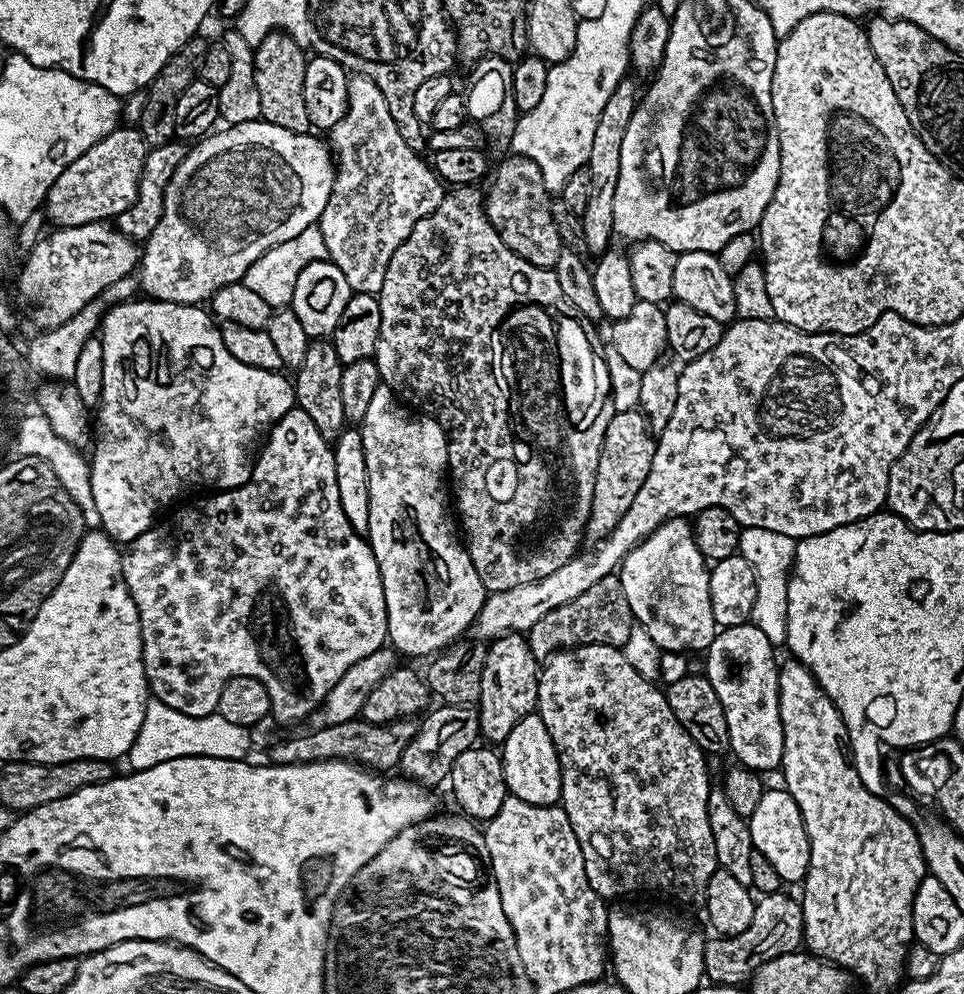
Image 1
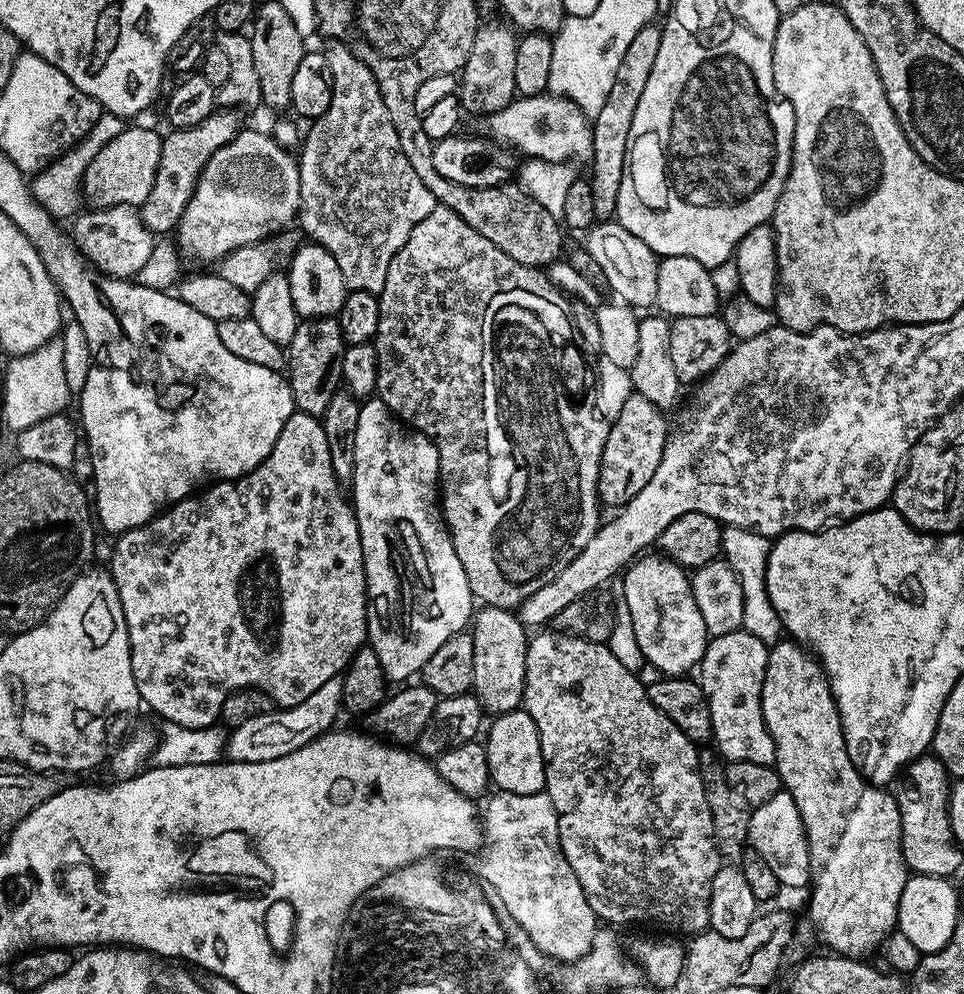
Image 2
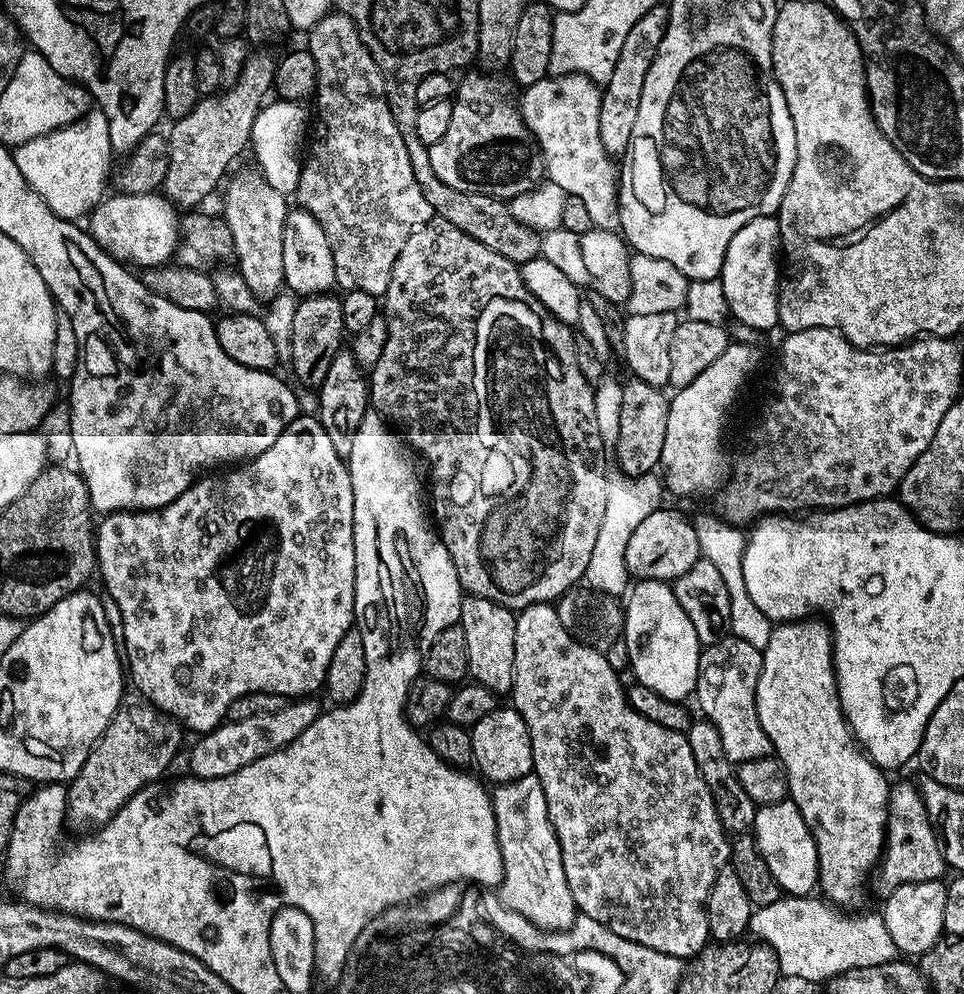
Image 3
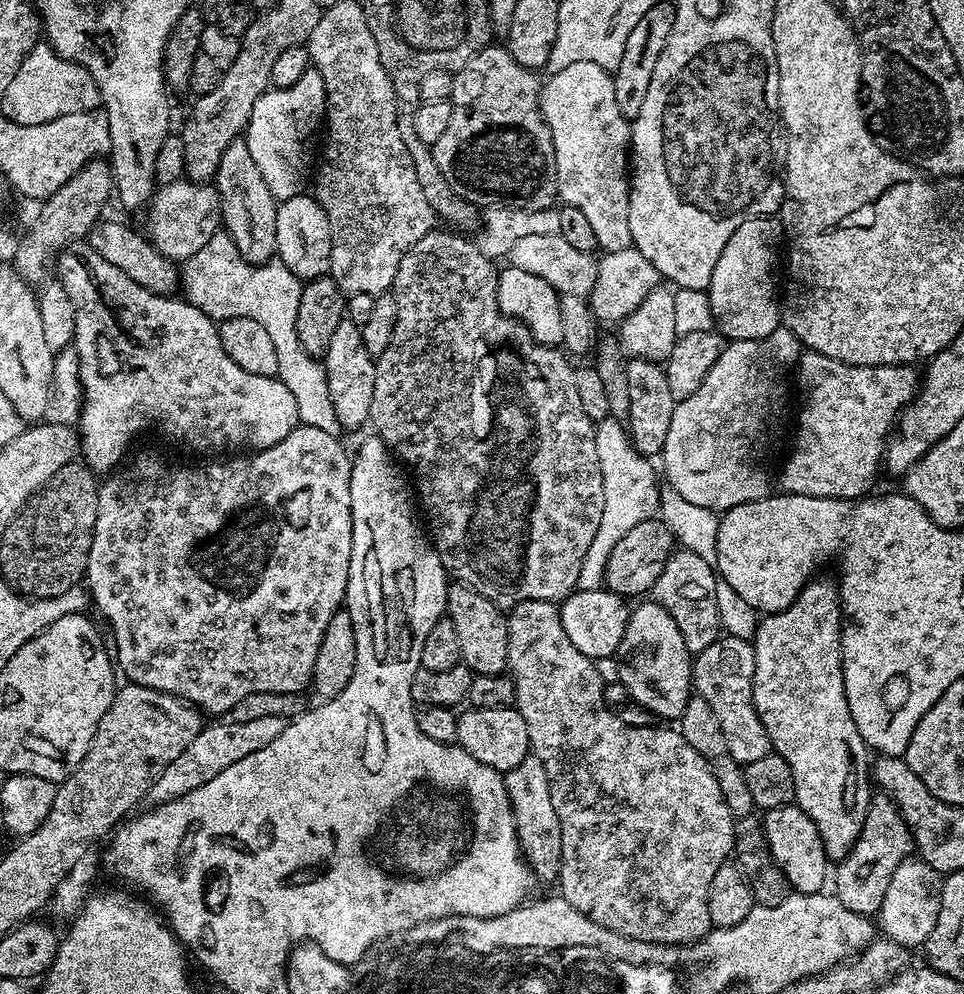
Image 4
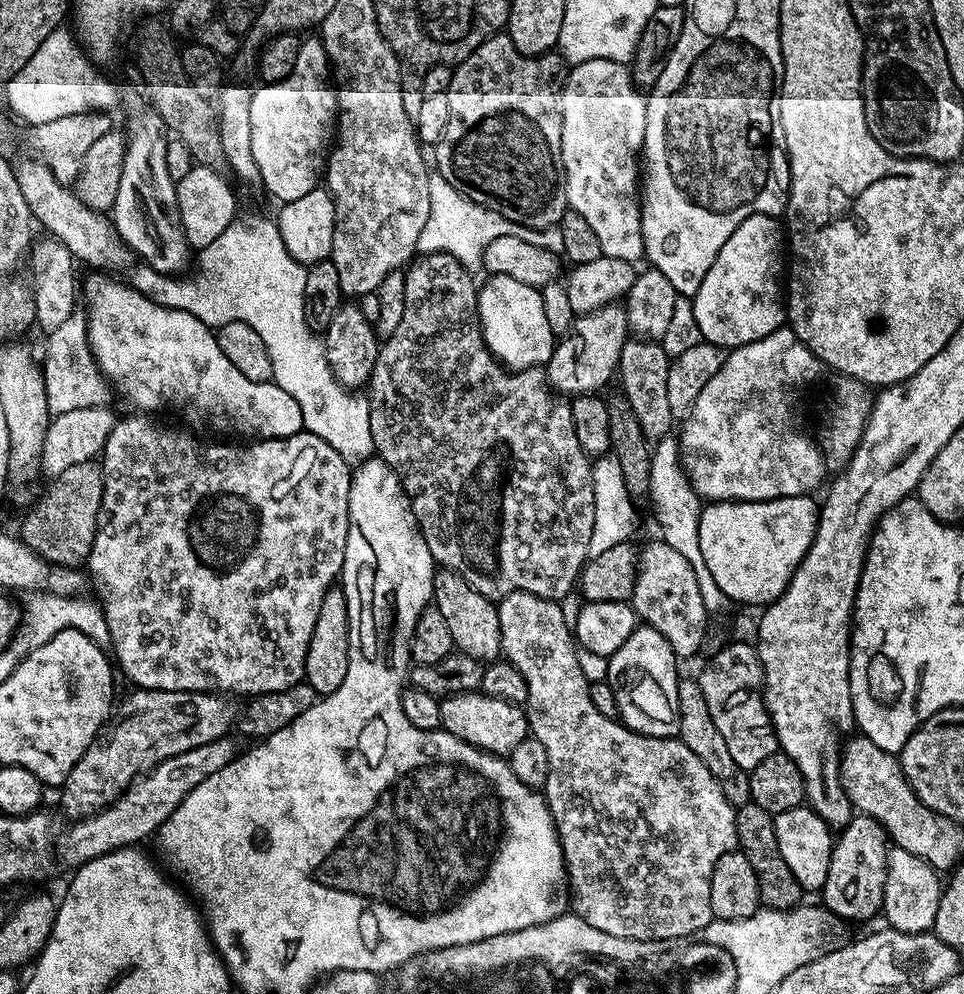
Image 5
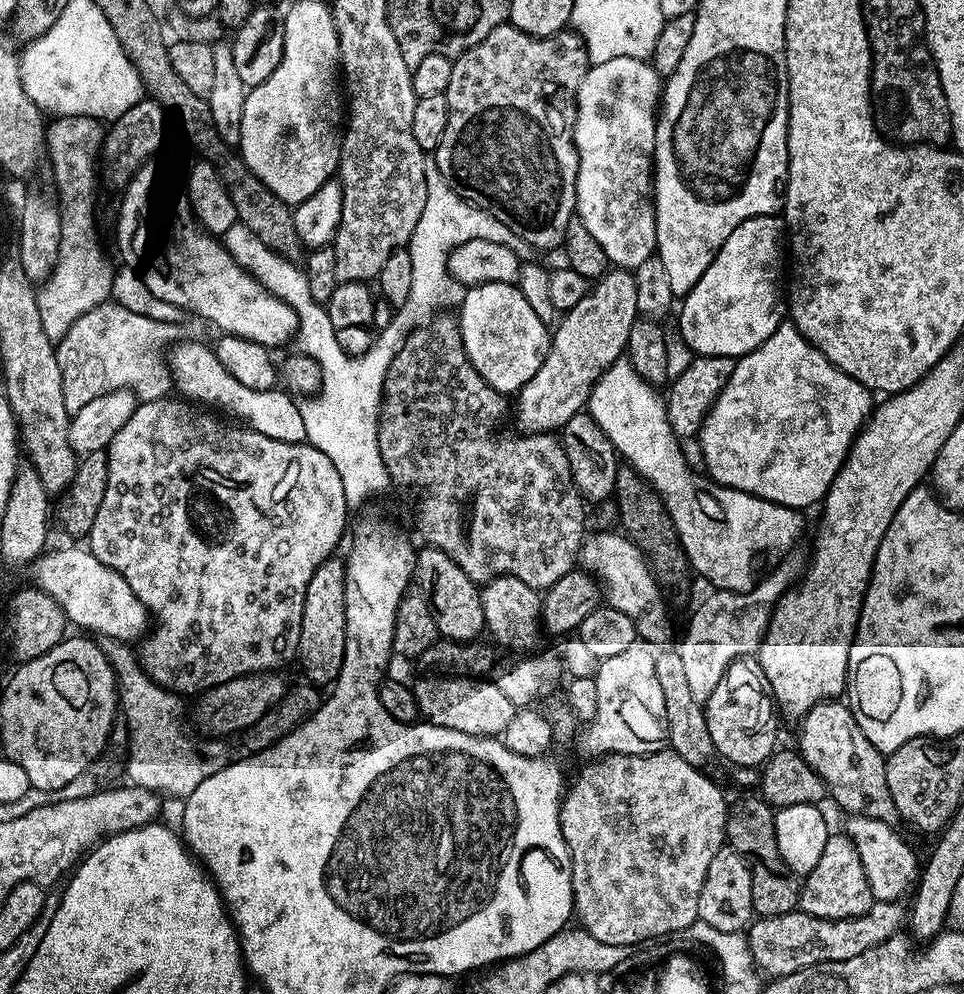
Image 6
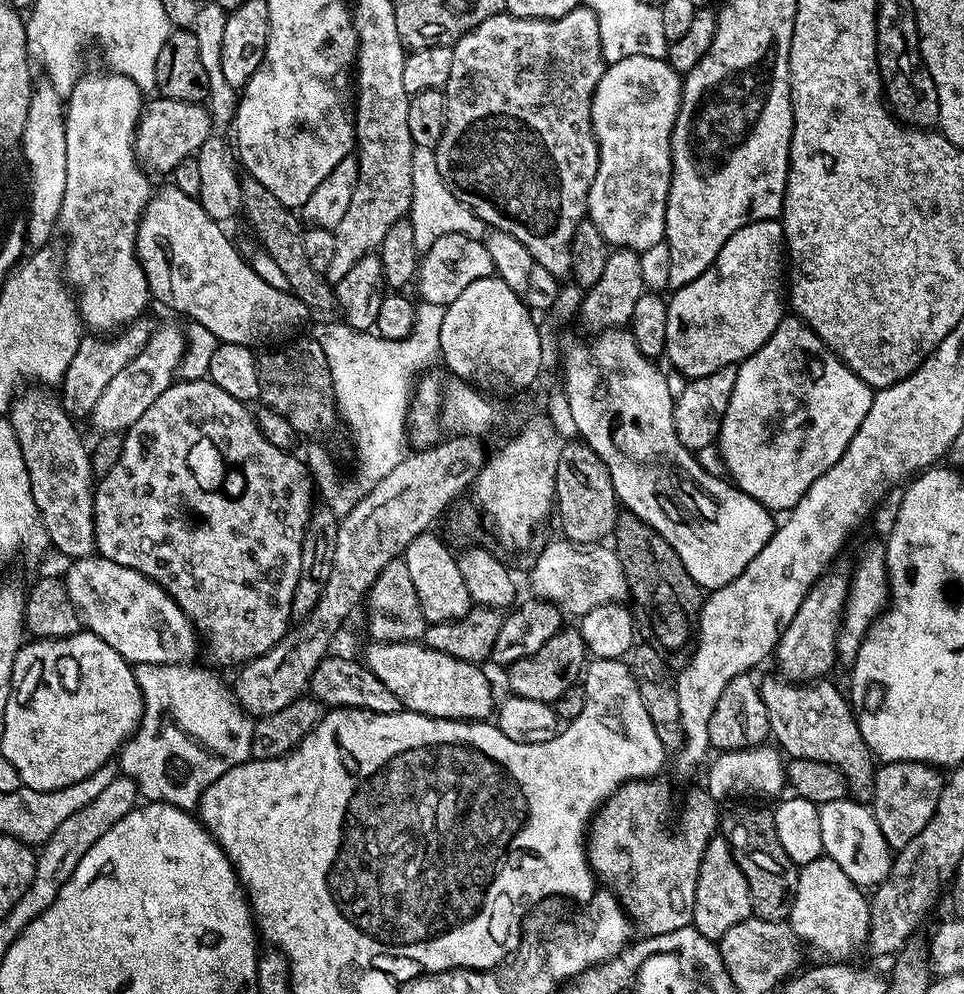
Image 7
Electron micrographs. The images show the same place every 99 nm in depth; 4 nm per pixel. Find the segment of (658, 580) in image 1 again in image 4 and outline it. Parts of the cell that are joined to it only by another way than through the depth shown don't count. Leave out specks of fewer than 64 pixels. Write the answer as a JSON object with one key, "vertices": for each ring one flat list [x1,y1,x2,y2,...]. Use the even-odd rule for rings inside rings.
{"vertices":[[655,602,640,604,631,609,619,650,620,681,632,699,653,714,665,716,665,721,675,721,686,710,686,702,694,685,692,678,693,657,682,638,682,630,674,618]]}

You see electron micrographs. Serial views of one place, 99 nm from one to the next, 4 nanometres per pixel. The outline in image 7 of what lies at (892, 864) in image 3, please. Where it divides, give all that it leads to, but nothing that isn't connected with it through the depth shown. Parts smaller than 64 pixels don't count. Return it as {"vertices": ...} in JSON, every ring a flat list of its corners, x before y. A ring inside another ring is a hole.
{"vertices":[[820,855,818,859,803,865,798,874,798,894,794,894,794,906,790,910,787,923,792,925,794,934,805,945,808,944,816,952,821,952,821,957,832,962,848,962,853,958,859,948,863,949,868,943,870,930,870,910,872,905,865,889,861,888,850,878,846,878,846,870,838,866,829,856]]}

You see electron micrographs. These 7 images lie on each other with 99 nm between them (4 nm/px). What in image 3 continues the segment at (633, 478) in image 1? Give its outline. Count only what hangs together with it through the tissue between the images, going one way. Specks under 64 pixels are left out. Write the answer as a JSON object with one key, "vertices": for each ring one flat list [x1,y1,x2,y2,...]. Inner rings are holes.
{"vertices":[[635,378,623,381,622,410,619,415,619,433,614,456,615,466,628,476,640,476,651,473,660,464,662,442,666,442,666,414,668,413,667,395,659,388,650,386]]}

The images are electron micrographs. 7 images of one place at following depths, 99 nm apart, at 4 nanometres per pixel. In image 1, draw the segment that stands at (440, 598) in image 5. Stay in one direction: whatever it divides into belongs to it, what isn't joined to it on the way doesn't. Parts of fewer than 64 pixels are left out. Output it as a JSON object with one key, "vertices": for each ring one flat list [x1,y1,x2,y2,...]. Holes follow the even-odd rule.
{"vertices":[[509,632,506,636,497,636,495,640,488,644,486,654,486,666,482,670,482,690,480,691,480,702,478,711,480,713,480,736,489,745,503,745,504,740,518,726,526,714,536,711,536,699,538,698,538,661,536,655,530,650,527,639,521,633]]}

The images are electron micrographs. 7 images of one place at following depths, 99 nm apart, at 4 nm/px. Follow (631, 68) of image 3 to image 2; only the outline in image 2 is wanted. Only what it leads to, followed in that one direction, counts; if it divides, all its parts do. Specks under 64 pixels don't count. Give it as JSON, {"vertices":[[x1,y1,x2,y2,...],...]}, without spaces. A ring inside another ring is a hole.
{"vertices":[[651,22,642,26,638,34,631,39,626,54,619,63,618,74,614,74,614,86,610,86,610,95,602,110,591,117,592,126,592,176,590,183,594,190,594,214,597,221,608,222,615,217,618,206,618,190,622,186,622,174,626,166,626,150,630,138,630,125,634,122,634,110,638,110,638,101,642,90,646,90,646,81,650,79,650,70,654,70,654,61,658,59,658,46,662,42,662,28,659,23]]}

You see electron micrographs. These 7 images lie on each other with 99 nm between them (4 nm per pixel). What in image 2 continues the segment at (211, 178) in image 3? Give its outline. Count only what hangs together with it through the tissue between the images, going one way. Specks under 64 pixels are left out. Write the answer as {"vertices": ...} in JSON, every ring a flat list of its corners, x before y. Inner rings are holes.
{"vertices":[[217,110,198,122,198,126,172,128,169,136,163,137,162,158,158,158,158,174,154,174,154,187,150,190,150,198,146,198,146,202,138,209,142,222,152,233,175,233,206,162,210,162,214,150,229,144,237,132,241,131,242,124,236,116,239,115,232,110]]}

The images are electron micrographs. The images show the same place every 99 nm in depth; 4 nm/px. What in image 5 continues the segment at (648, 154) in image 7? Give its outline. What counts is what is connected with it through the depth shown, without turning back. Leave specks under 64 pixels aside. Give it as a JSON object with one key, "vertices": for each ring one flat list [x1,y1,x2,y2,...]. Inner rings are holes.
{"vertices":[[587,60,575,65,567,73,558,93,562,162,569,209,586,218,586,223,594,229,594,234,598,237,598,246,602,246,604,255,622,258,622,262,631,265,635,265,636,260,645,259,640,217,642,196,638,191,638,177,642,172,647,105,645,93,633,82,631,71,613,60]]}

